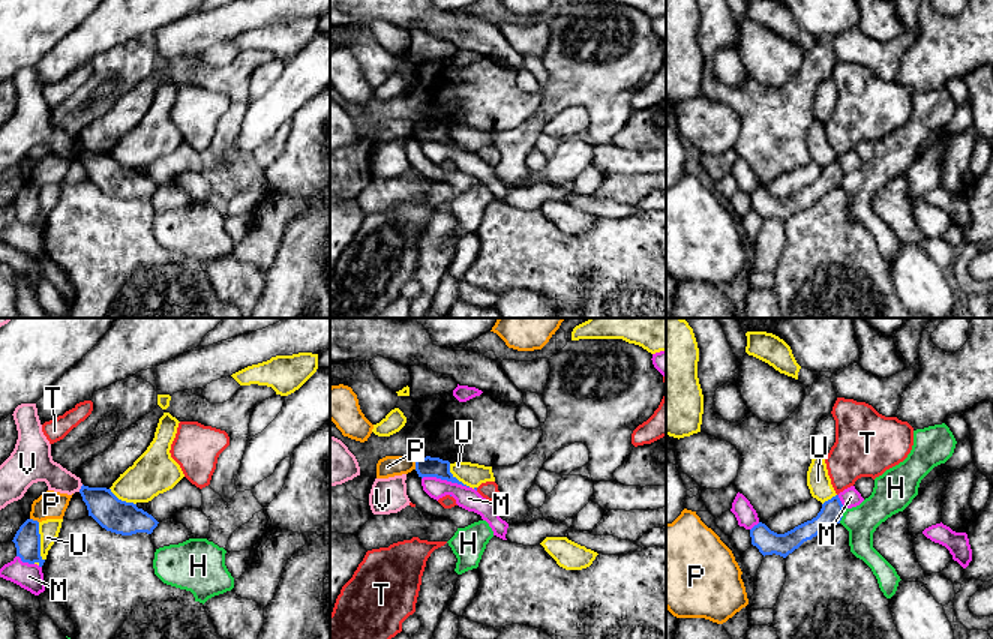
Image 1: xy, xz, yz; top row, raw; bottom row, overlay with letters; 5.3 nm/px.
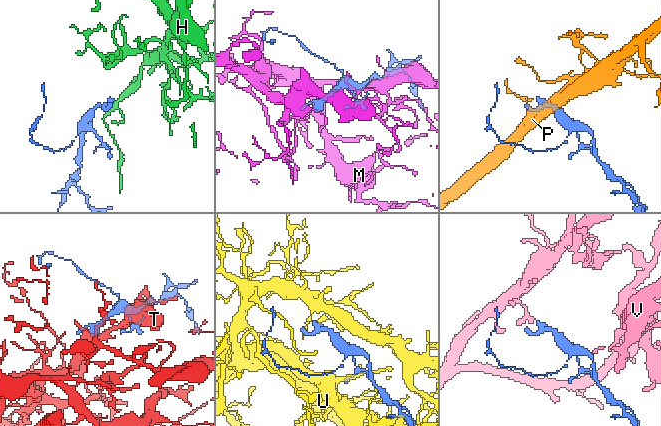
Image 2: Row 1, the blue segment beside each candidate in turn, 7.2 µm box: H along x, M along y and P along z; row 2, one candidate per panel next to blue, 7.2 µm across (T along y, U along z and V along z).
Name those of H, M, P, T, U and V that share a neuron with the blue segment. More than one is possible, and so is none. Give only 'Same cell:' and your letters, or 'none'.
Same cell: T

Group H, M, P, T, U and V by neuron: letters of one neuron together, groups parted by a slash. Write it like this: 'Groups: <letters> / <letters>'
Groups: H / M / P / T / U / V

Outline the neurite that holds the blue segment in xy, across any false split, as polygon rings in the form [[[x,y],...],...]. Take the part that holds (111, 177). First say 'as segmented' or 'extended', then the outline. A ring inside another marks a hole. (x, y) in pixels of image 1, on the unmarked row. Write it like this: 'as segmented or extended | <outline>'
as segmented | [[[81,150],[80,158],[92,180],[106,195],[132,200],[152,198],[158,184],[134,166],[118,164],[111,153]]]

